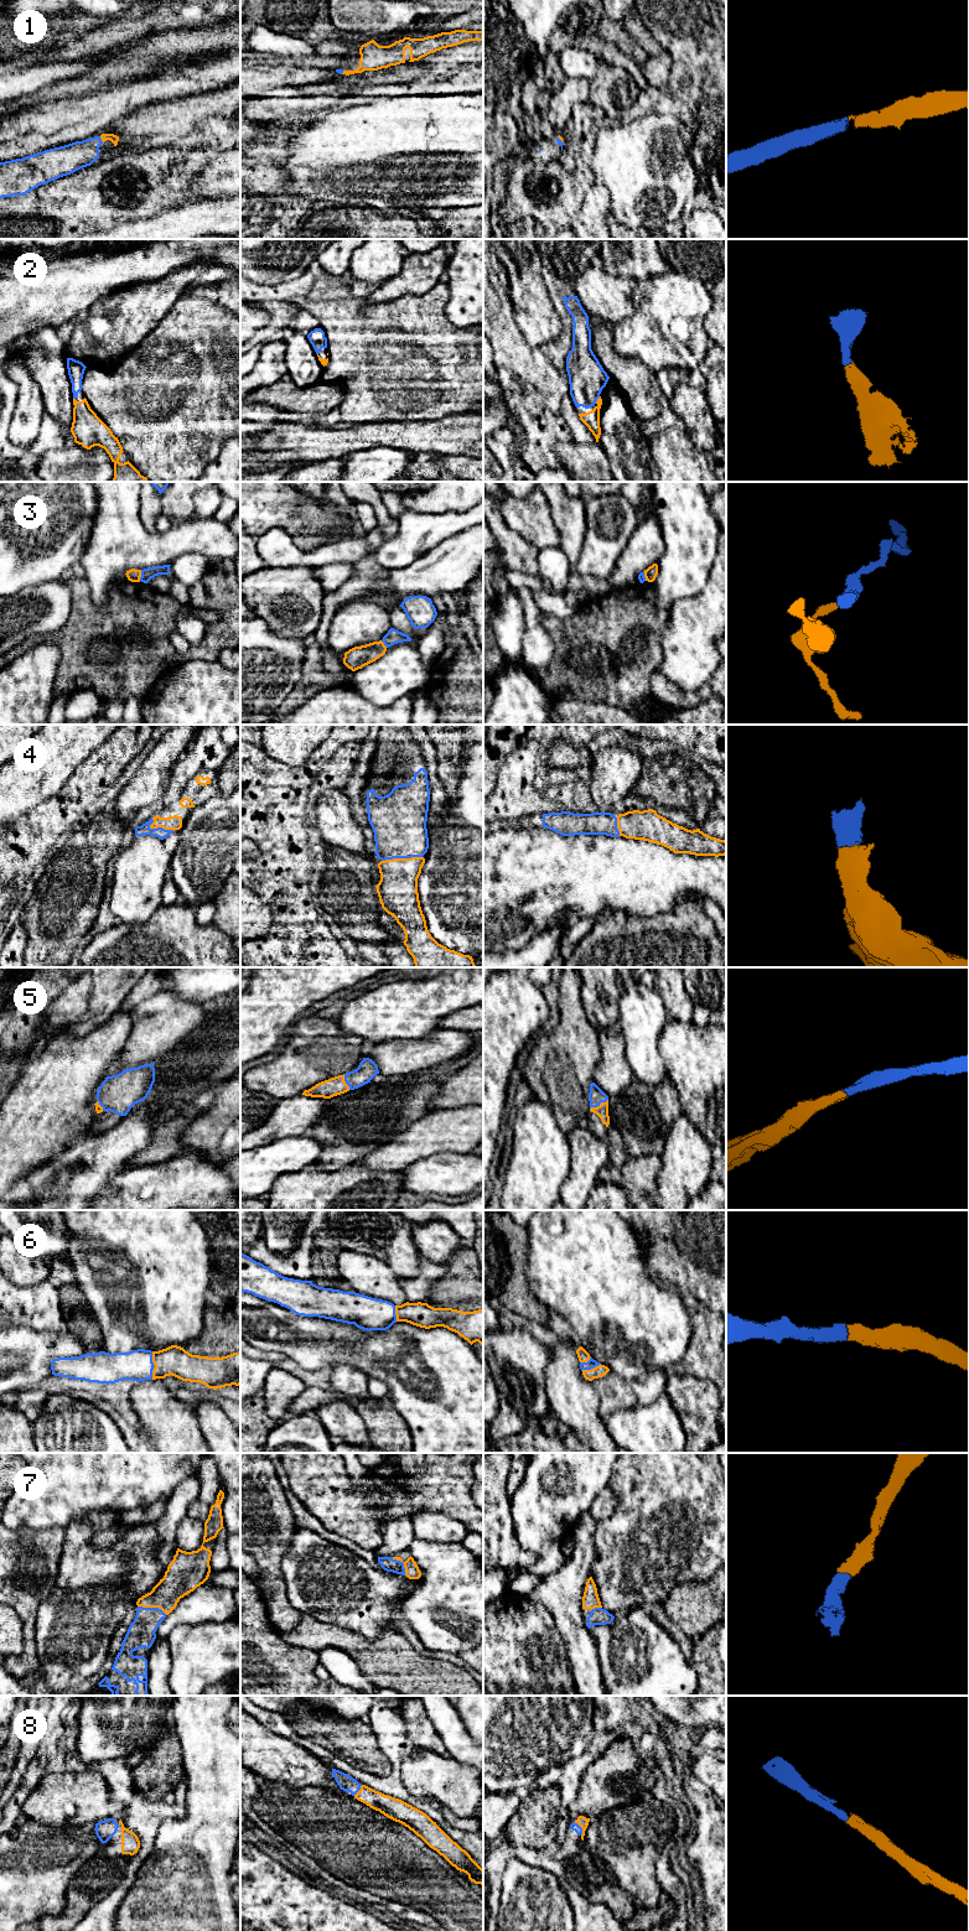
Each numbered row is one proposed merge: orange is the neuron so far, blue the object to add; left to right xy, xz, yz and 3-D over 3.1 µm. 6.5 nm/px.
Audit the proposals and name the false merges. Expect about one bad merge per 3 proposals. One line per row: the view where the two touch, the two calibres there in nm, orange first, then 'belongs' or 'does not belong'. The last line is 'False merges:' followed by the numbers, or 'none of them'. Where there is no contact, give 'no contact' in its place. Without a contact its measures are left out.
1: meets orange in xy; 60 nm thick on the orange side, 190 nm on the other; belongs
2: meets orange in yz; 110 nm thick on the orange side, 240 nm on the other; belongs
3: meets orange in xy; 90 nm thick on the orange side, 80 nm on the other; does not belong
4: meets orange in xz; 260 nm thick on the orange side, 360 nm on the other; belongs
5: meets orange in yz; 80 nm thick on the orange side, 100 nm on the other; belongs
6: meets orange in xy; 190 nm thick on the orange side, 200 nm on the other; belongs
7: meets orange in xy; 200 nm thick on the orange side, 180 nm on the other; belongs
8: meets orange in yz; 70 nm thick on the orange side, 50 nm on the other; belongs
False merges: 3

